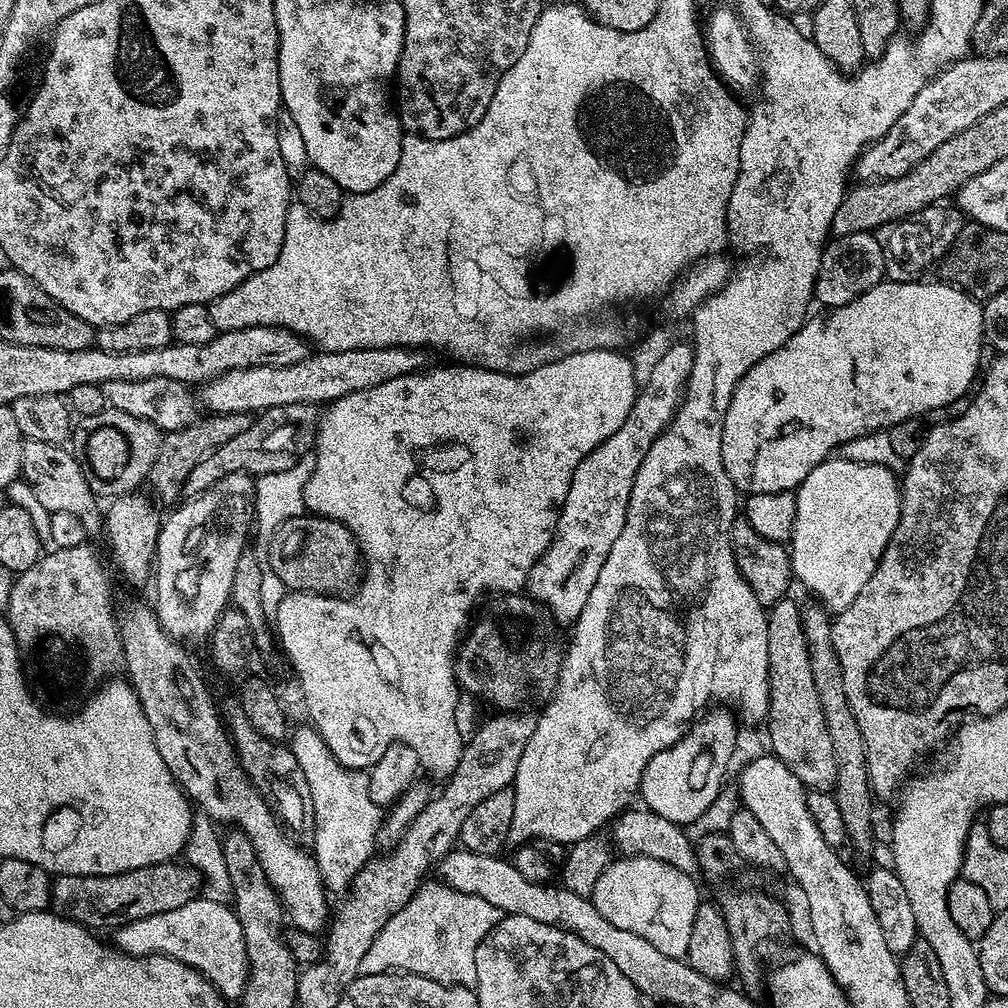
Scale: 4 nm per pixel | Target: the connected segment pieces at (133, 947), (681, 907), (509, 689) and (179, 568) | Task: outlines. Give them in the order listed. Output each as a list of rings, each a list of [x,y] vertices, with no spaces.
[[[197,898],[186,902],[186,906],[178,906],[178,910],[166,910],[166,914],[154,914],[150,918],[121,924],[115,929],[114,944],[131,956],[174,958],[203,974],[225,1000],[236,1002],[243,996],[248,981],[248,959],[242,926],[227,903],[215,898],[207,899]]]
[[[621,855],[616,859],[609,863],[598,882],[594,882],[594,890],[590,894],[598,914],[602,914],[606,922],[614,922],[614,926],[646,938],[646,942],[650,942],[650,946],[658,946],[662,954],[675,960],[685,959],[694,914],[702,902],[693,877],[666,862],[658,862],[658,858]]]
[[[500,594],[493,600],[496,600],[493,604],[483,605],[484,613],[471,621],[456,649],[457,685],[467,695],[469,692],[472,696],[481,696],[496,710],[520,710],[523,704],[539,705],[551,697],[556,687],[562,644],[552,633],[553,625],[545,609],[531,596]]]
[[[239,472],[238,474],[230,474],[226,478],[222,478],[218,482],[214,482],[214,486],[210,486],[210,490],[206,490],[200,496],[191,497],[187,502],[188,504],[181,503],[179,506],[173,507],[169,516],[163,517],[160,533],[156,539],[156,555],[154,557],[154,584],[156,580],[156,604],[154,603],[154,611],[156,617],[160,620],[165,630],[169,632],[175,640],[179,640],[185,646],[193,646],[192,644],[200,644],[209,639],[214,630],[214,626],[220,621],[220,616],[223,614],[225,608],[229,607],[232,599],[232,583],[234,582],[234,574],[238,566],[238,558],[246,550],[244,544],[248,540],[248,532],[250,536],[250,529],[254,524],[254,501],[256,499],[256,485],[253,477],[249,476],[246,472]]]

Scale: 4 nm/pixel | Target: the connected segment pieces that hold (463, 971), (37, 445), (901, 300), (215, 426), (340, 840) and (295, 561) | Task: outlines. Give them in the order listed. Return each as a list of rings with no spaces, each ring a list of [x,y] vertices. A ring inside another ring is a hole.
[[[425,882],[420,889],[382,926],[382,930],[370,942],[370,950],[362,958],[361,976],[382,974],[383,972],[414,972],[426,976],[439,984],[451,984],[457,988],[475,989],[478,970],[476,969],[476,951],[483,940],[488,939],[492,927],[502,918],[498,906],[490,906],[486,898],[478,898],[474,894],[462,894],[462,890],[454,890],[443,882]]]
[[[25,439],[22,450],[23,479],[31,484],[43,506],[51,510],[64,508],[70,514],[74,514],[74,518],[78,518],[82,522],[85,533],[92,534],[96,531],[99,533],[102,528],[102,512],[101,509],[100,512],[96,509],[97,493],[82,467],[81,461],[77,457],[76,461],[67,452],[68,450],[67,447],[58,444]]]
[[[881,282],[875,284],[870,290],[866,290],[866,294],[854,298],[854,302],[850,302],[846,306],[827,309],[827,311],[823,313],[825,316],[814,317],[815,315],[813,315],[811,318],[805,319],[804,325],[802,325],[802,327],[800,327],[800,329],[798,329],[798,331],[795,332],[782,347],[778,350],[774,350],[772,354],[766,354],[766,358],[762,358],[757,364],[750,366],[750,370],[746,370],[746,374],[738,382],[738,386],[730,398],[730,406],[726,410],[726,422],[722,426],[722,462],[724,463],[726,474],[731,478],[733,486],[736,487],[737,493],[770,494],[771,492],[791,492],[800,487],[800,483],[804,481],[806,474],[810,474],[810,470],[814,470],[814,466],[818,466],[822,461],[829,459],[829,457],[833,455],[834,450],[839,449],[841,444],[850,442],[850,438],[862,438],[871,432],[890,429],[906,418],[910,418],[911,416],[923,417],[925,412],[929,412],[935,408],[946,408],[950,402],[954,402],[958,398],[969,395],[970,389],[977,383],[978,373],[981,371],[980,344],[982,348],[982,345],[985,343],[984,309],[975,299],[973,299],[973,297],[969,296],[967,292],[962,291],[960,288],[953,288],[951,284],[945,284],[943,282],[937,282],[937,284],[924,283],[925,282],[917,282],[915,284],[894,284],[891,282]]]
[[[246,412],[208,414],[205,417],[205,420],[204,417],[197,419],[196,423],[186,426],[182,431],[169,432],[161,439],[158,458],[154,458],[154,466],[147,479],[147,483],[152,484],[153,490],[160,495],[161,505],[175,505],[181,499],[186,478],[190,478],[190,470],[204,460],[209,450],[222,446],[222,442],[230,442],[230,438],[242,434],[242,430],[250,430],[253,422],[253,417]]]
[[[303,723],[291,727],[288,746],[309,783],[314,805],[312,853],[325,889],[334,894],[343,893],[352,884],[358,870],[372,858],[384,816],[381,808],[370,798],[367,771],[341,766],[311,723]]]
[[[305,514],[282,522],[266,542],[266,562],[279,571],[282,582],[293,592],[323,592],[343,596],[356,591],[362,579],[360,544],[340,520]]]

